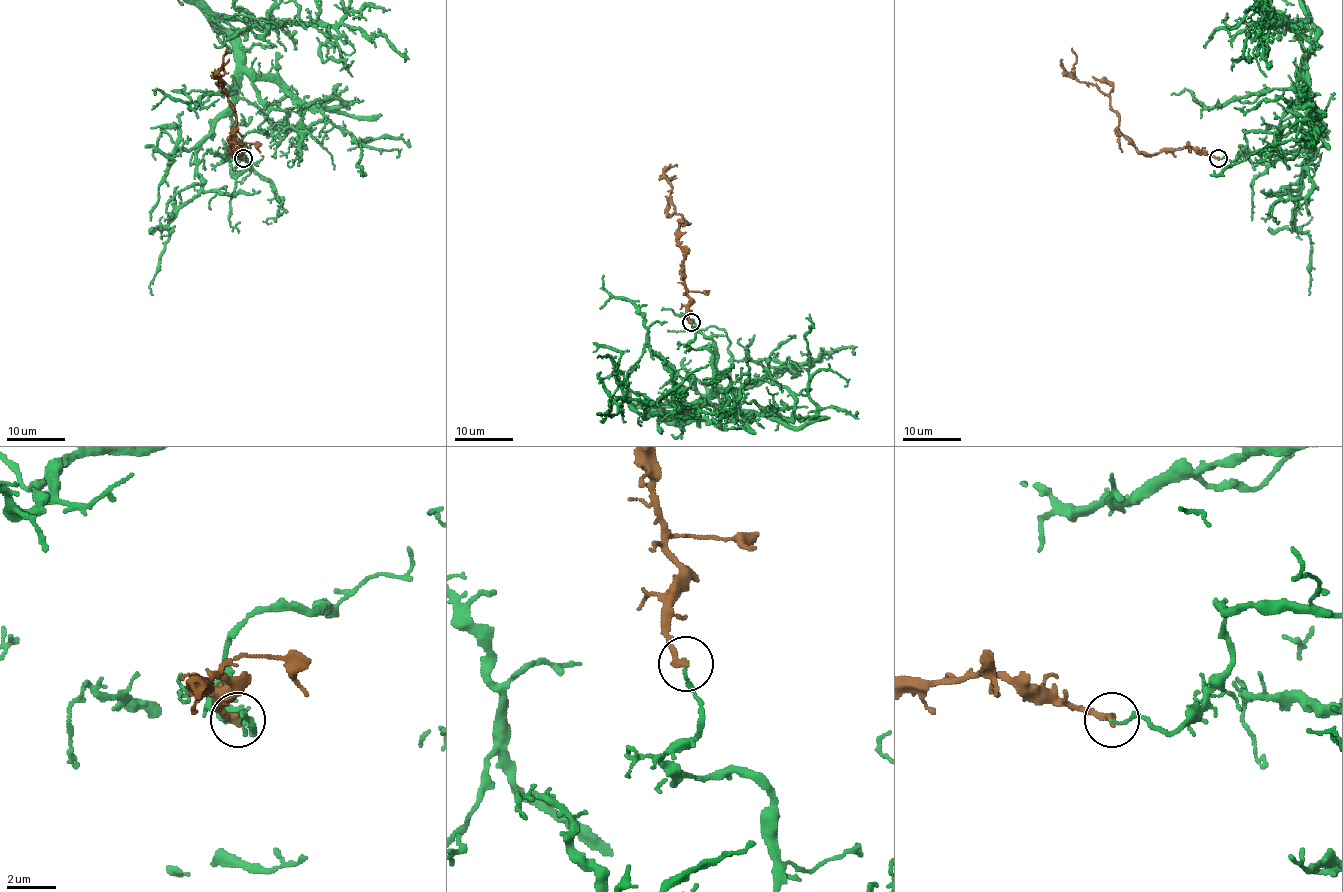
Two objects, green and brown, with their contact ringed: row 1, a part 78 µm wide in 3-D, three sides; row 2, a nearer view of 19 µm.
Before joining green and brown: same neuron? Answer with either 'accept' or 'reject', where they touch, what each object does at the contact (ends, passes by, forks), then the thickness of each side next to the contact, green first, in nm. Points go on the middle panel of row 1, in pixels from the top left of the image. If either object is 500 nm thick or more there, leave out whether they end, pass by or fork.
reject | (691, 322) | green ends | brown ends | 120/280 nm

